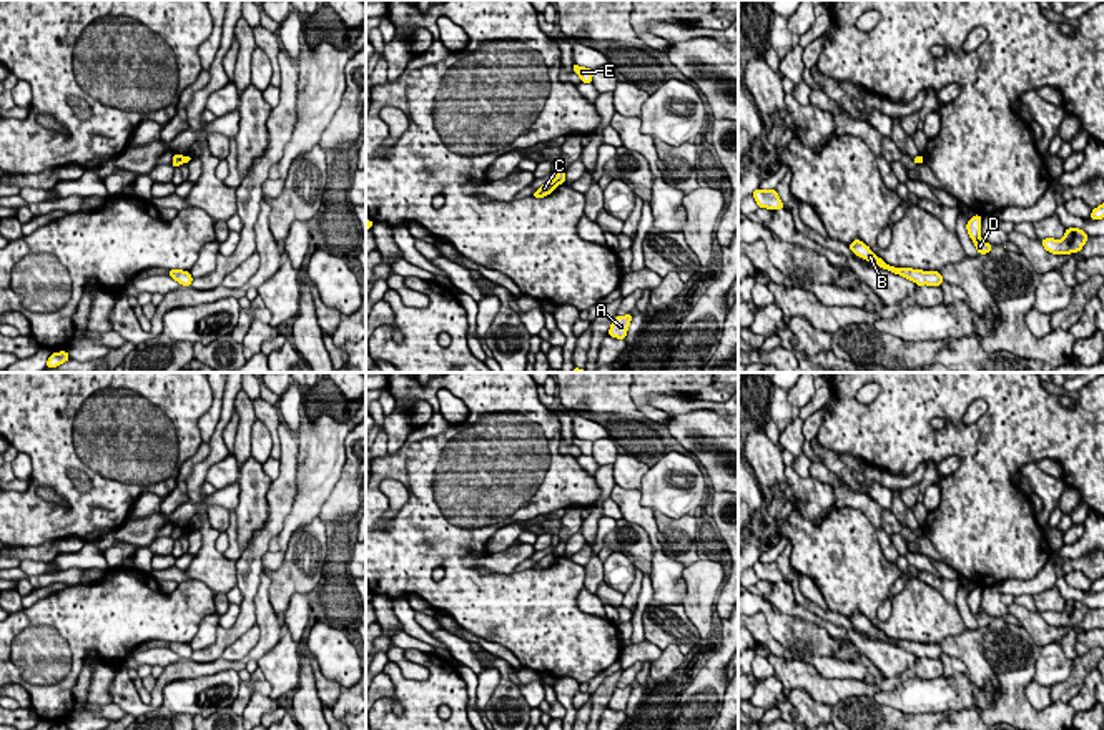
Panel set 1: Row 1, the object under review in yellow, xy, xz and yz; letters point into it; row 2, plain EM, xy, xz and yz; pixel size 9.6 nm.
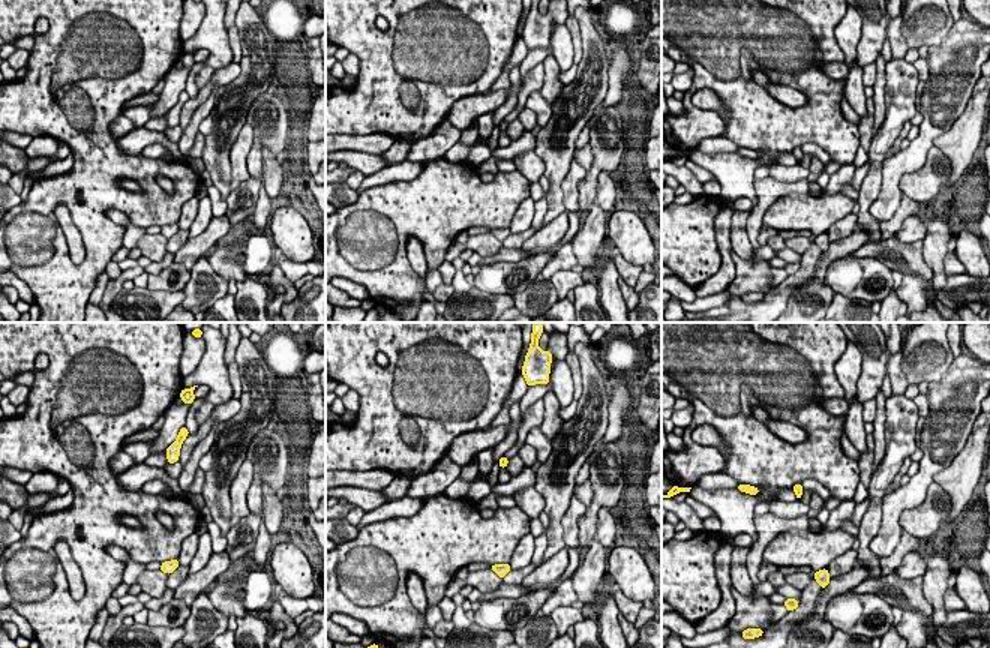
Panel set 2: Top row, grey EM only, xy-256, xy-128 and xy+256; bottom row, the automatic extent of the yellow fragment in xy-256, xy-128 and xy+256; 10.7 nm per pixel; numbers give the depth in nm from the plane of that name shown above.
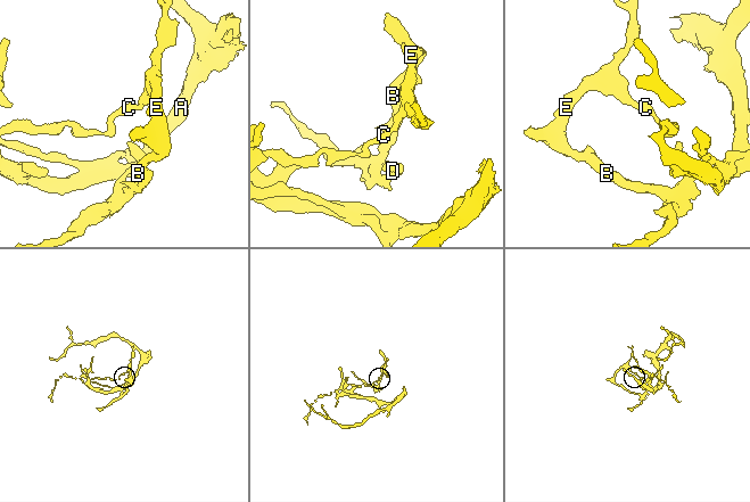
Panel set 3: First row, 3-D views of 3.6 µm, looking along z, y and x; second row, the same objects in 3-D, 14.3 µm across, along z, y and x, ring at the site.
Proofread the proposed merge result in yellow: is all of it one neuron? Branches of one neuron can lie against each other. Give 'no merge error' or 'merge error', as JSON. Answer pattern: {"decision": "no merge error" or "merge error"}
{"decision": "merge error"}

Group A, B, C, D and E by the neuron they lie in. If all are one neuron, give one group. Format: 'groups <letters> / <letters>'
groups A C / B D E

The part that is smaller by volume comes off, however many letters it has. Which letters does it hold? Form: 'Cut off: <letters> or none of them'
Cut off: B, D, E

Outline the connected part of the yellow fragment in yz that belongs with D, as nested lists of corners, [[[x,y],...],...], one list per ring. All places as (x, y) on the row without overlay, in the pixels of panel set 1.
[[[974,587],[968,597],[966,597],[966,602],[968,602],[968,607],[969,610],[973,612],[973,615],[976,617],[976,622],[979,627],[986,627],[991,624],[993,617],[986,615],[981,612],[981,589],[979,587]]]

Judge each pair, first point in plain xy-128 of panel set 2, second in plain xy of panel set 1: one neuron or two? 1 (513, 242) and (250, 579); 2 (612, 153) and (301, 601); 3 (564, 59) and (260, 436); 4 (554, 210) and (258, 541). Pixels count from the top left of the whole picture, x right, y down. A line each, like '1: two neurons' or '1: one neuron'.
1: one neuron
2: two neurons
3: one neuron
4: one neuron

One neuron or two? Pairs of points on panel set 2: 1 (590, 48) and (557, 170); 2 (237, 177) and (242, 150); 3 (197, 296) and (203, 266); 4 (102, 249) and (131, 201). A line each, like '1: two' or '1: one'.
1: one
2: one
3: one
4: one

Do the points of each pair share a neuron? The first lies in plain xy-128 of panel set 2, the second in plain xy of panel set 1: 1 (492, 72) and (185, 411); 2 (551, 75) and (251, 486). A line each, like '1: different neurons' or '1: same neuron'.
1: same neuron
2: same neuron

